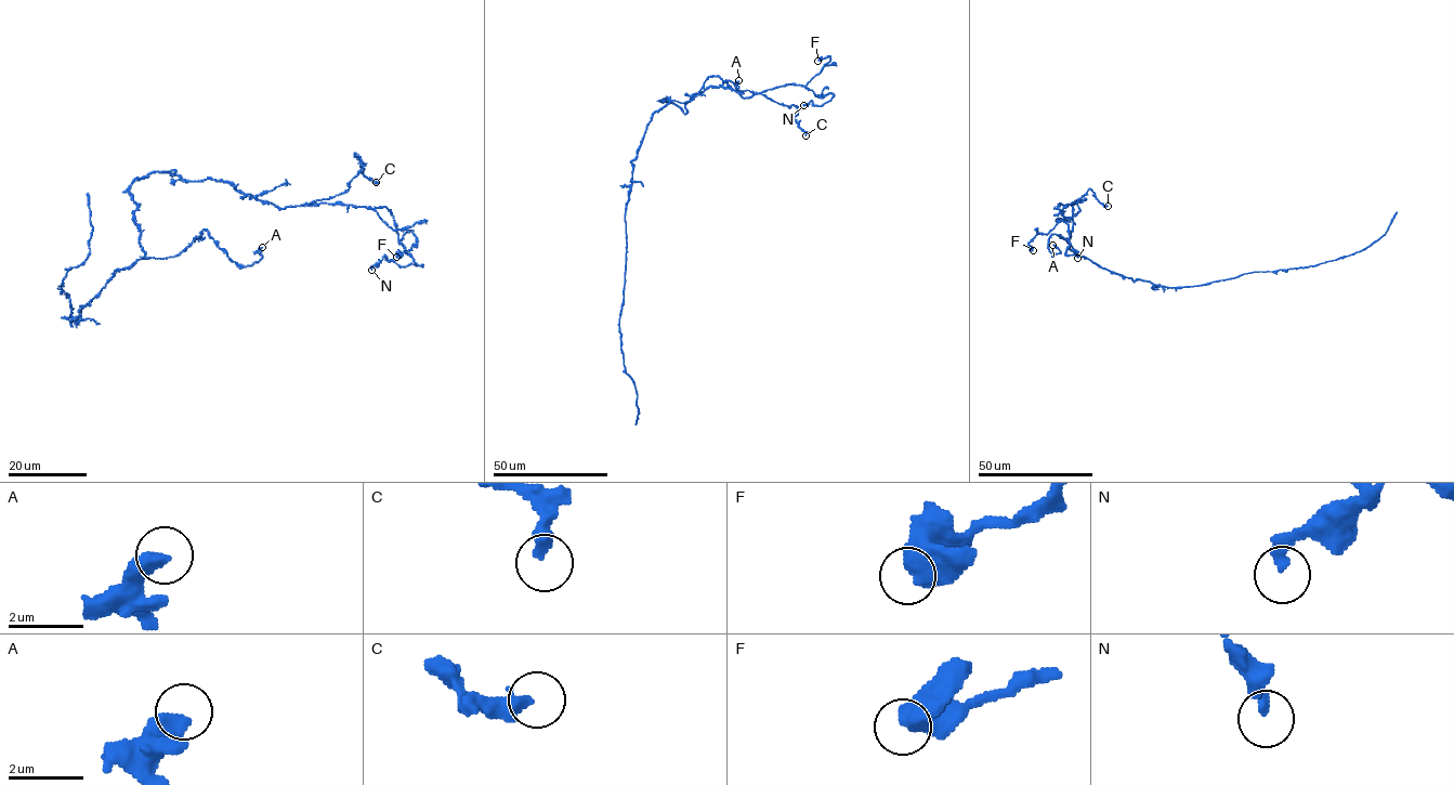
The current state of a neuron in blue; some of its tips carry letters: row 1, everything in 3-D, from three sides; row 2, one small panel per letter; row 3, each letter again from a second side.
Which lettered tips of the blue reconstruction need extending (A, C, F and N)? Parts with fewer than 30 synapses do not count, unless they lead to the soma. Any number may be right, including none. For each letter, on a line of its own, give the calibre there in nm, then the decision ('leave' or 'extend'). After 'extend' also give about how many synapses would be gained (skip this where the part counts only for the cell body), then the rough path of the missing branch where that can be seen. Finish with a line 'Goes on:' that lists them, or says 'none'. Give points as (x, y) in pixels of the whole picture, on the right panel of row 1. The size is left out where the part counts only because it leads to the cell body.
A: 440 nm thick; leave
C: 400 nm thick; leave
F: 650 nm thick; leave
N: 280 nm thick; leave
Goes on: none

